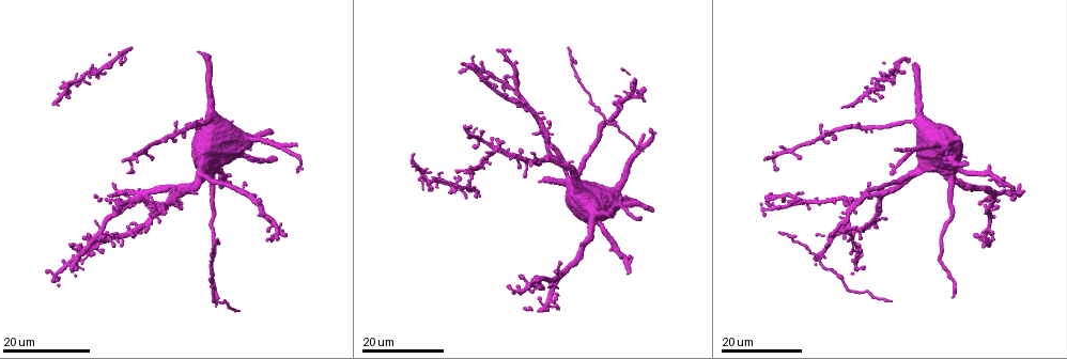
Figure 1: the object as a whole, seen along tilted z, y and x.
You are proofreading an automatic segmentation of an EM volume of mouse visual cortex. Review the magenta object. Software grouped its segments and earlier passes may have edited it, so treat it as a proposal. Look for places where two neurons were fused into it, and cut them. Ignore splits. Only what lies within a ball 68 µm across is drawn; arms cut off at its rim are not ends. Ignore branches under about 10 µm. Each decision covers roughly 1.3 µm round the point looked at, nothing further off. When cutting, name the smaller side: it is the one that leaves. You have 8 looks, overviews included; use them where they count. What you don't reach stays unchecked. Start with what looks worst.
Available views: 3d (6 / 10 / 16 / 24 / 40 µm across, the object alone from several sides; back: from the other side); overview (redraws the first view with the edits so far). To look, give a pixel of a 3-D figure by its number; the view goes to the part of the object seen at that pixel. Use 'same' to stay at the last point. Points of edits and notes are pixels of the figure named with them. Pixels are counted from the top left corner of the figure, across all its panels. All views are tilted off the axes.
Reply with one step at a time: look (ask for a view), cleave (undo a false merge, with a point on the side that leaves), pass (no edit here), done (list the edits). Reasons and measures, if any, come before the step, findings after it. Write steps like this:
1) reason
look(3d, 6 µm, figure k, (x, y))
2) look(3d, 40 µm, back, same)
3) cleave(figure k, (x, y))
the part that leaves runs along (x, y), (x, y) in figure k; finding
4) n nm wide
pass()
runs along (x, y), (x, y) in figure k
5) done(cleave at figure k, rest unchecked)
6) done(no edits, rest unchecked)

look(3d, 24 µm, figure 1, (504, 83))

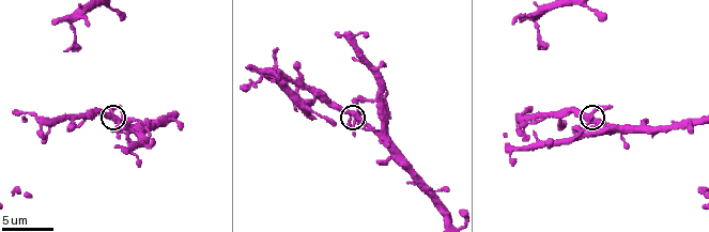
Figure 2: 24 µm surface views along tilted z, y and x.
zoom in
look(3d, 10 µm, figure 2, (355, 112))

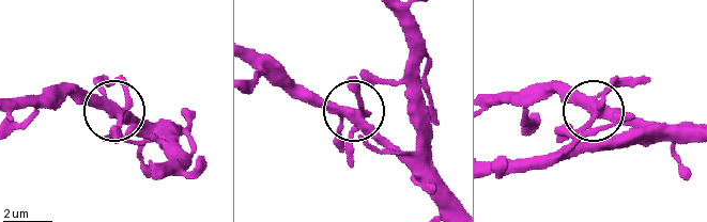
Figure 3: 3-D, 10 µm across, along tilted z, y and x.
360 nm wide
pass()
runs along (452, 209), (362, 117), (317, 104), (287, 77) in figure 3; continuous, no second neuron

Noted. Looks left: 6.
look(3d, 24 µm, figure 1, (199, 173))

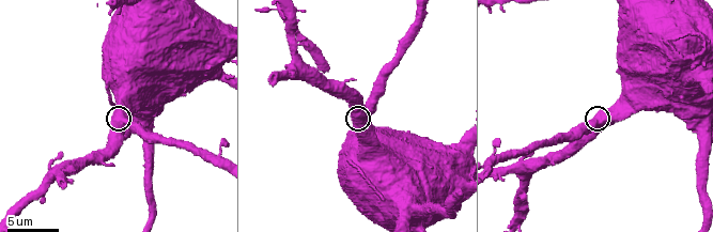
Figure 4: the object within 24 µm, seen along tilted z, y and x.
look(3d, 10 µm, figure 4, (121, 125))

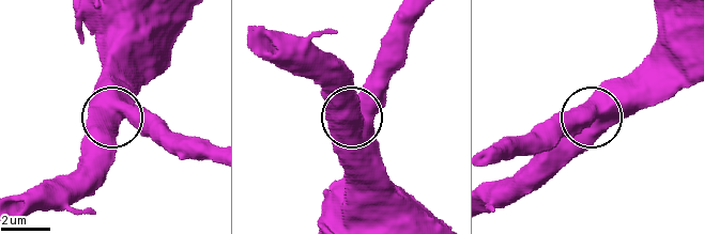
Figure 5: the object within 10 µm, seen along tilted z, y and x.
3 arms
pass()
all the same neuron

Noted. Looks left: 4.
look(3d, 10 µm, figure 4, (292, 60))

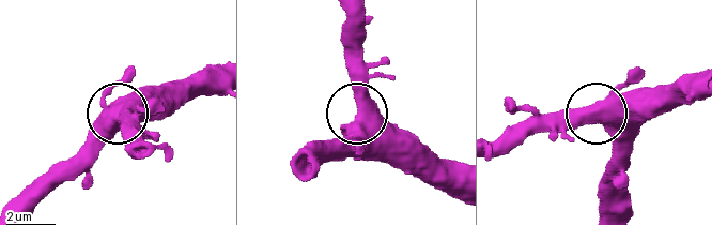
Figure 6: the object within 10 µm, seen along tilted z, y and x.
630 nm wide
pass()
one neuron here

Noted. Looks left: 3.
three-way junction
look(3d, 24 µm, figure 1, (494, 150))

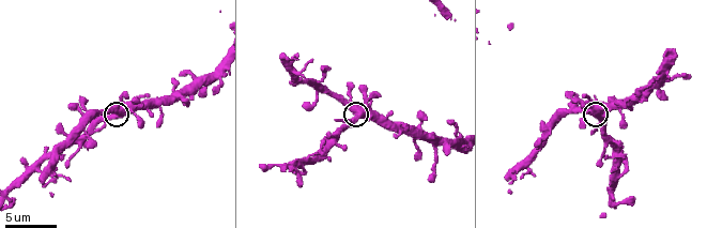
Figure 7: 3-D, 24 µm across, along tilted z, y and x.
look(3d, 10 µm, figure 7, (357, 115))

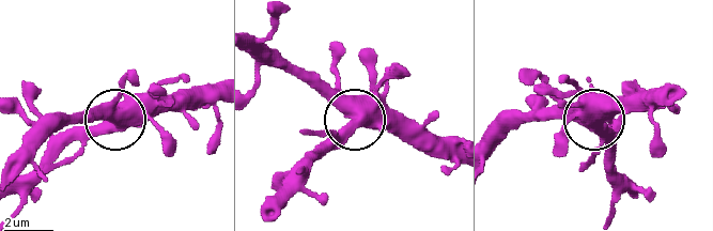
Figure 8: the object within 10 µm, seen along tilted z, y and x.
side arm 17 µm; 3 arms
pass()
all the same neuron

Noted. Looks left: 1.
done(no edits, rest unchecked)

